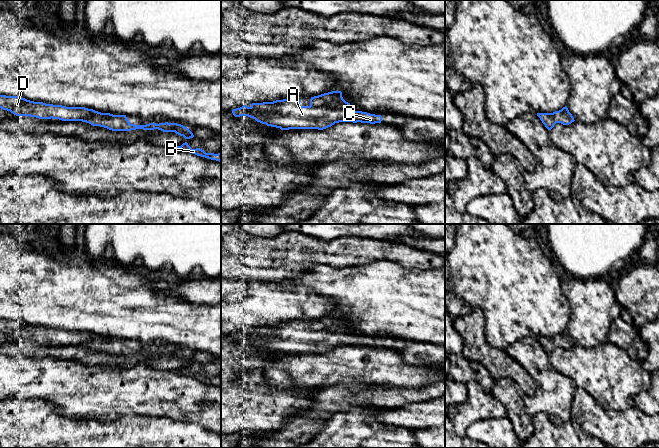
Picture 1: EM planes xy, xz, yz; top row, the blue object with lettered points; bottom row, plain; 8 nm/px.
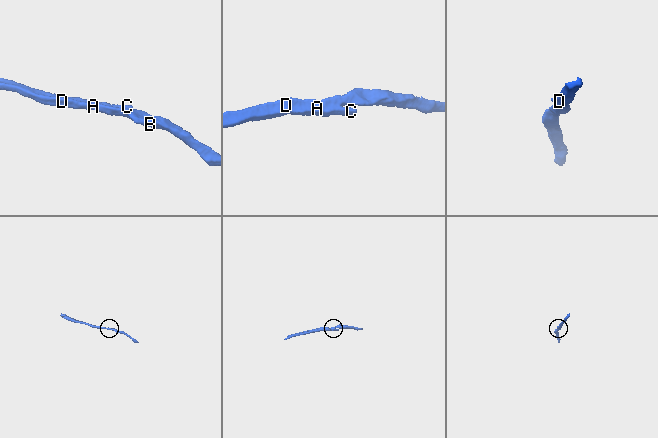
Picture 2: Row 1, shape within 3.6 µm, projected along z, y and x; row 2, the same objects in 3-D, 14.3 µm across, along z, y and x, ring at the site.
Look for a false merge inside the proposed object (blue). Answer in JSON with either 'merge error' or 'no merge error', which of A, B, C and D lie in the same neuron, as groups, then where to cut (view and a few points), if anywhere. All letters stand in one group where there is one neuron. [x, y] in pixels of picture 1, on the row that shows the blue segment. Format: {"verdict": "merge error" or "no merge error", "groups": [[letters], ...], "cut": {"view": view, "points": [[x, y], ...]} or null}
{"verdict": "no merge error", "groups": [["A", "B", "C", "D"]], "cut": null}

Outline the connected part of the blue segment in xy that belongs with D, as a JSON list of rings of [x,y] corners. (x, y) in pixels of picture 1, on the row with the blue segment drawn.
[[[0,95],[0,108],[10,111],[16,116],[30,116],[39,119],[59,119],[62,121],[82,121],[93,126],[100,126],[112,131],[131,131],[136,129],[175,132],[185,139],[193,138],[193,133],[185,126],[177,123],[149,123],[134,125],[126,115],[101,113],[85,107],[66,107],[62,105],[34,102],[18,96]]]

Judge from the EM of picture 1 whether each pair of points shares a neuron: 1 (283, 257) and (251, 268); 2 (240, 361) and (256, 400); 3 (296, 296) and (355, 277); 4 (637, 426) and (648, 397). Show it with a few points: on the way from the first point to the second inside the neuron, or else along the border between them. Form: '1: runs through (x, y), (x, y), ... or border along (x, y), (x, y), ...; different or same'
1: runs through (275, 259), (259, 260); same
2: runs through (240, 371), (241, 385), (246, 390); same
3: border along (293, 283), (314, 289), (334, 304); different
4: border along (634, 406), (637, 406), (648, 415); different

